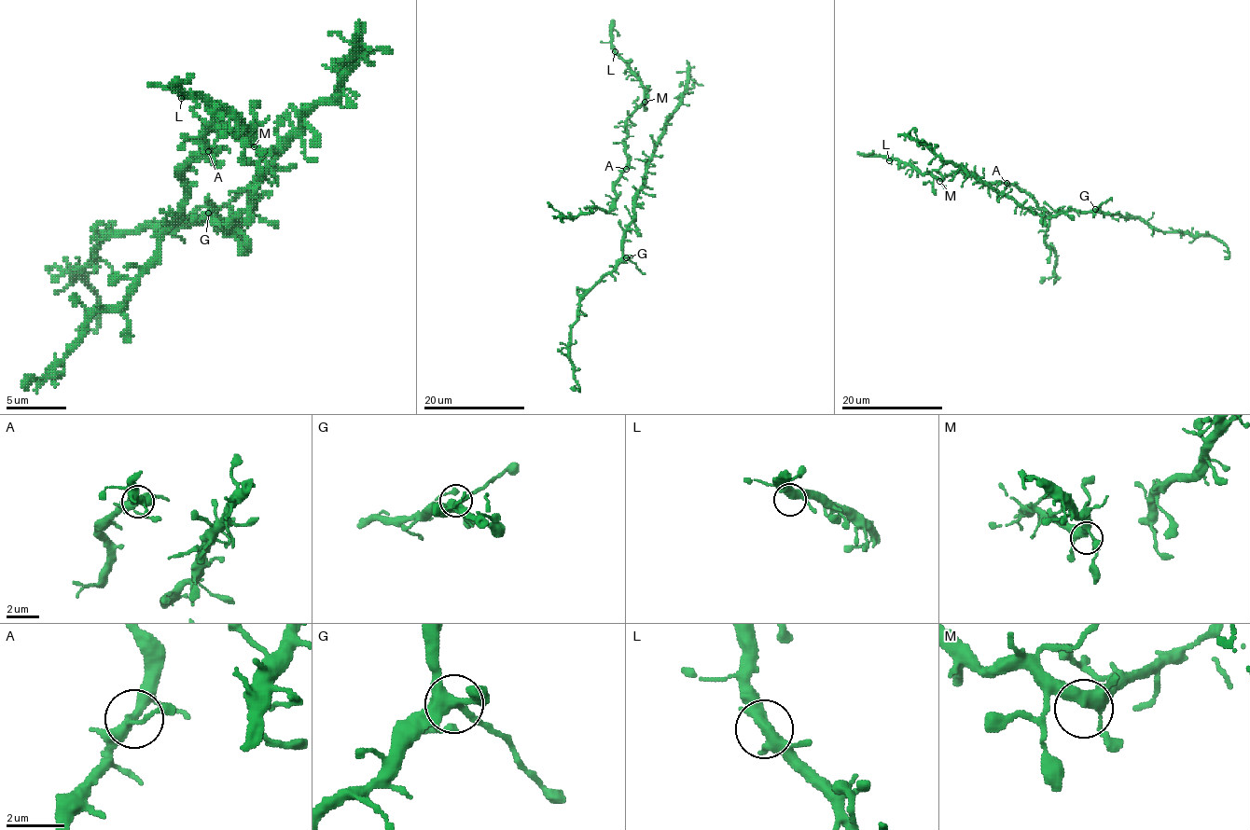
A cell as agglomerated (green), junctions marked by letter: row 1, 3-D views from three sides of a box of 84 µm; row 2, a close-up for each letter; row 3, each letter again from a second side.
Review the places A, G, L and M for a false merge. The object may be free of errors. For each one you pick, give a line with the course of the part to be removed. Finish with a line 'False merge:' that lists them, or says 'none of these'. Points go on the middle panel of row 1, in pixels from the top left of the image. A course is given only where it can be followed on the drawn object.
False merge: none of these

